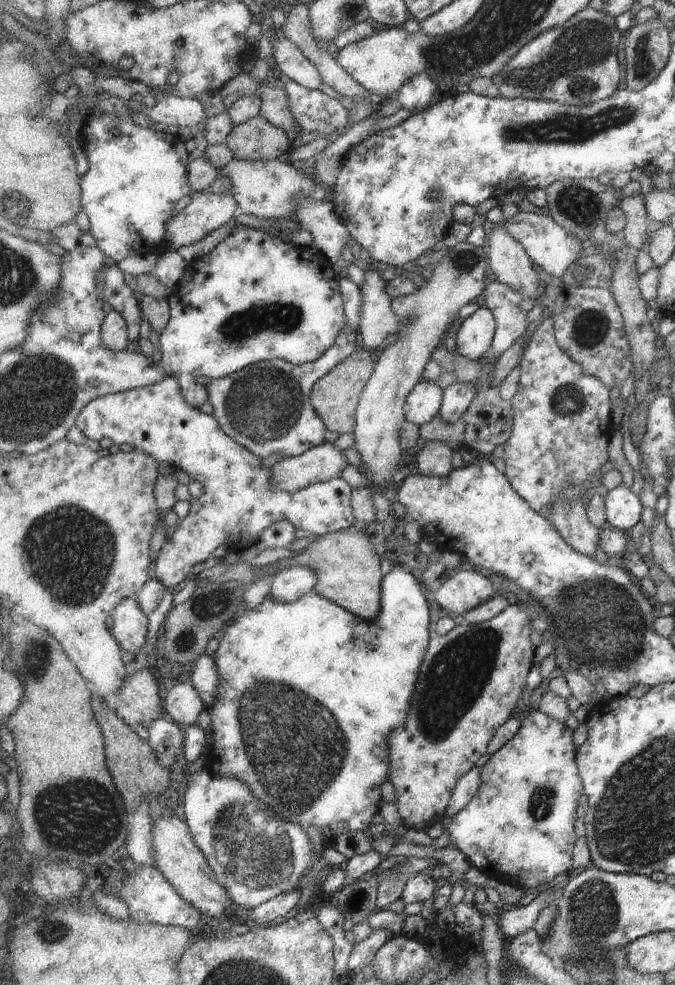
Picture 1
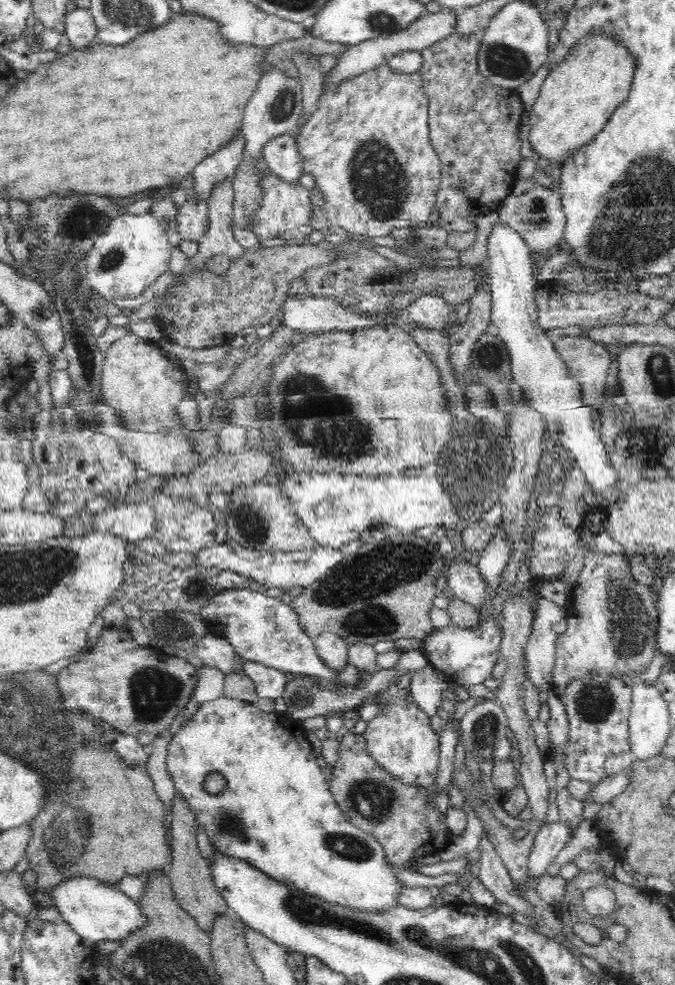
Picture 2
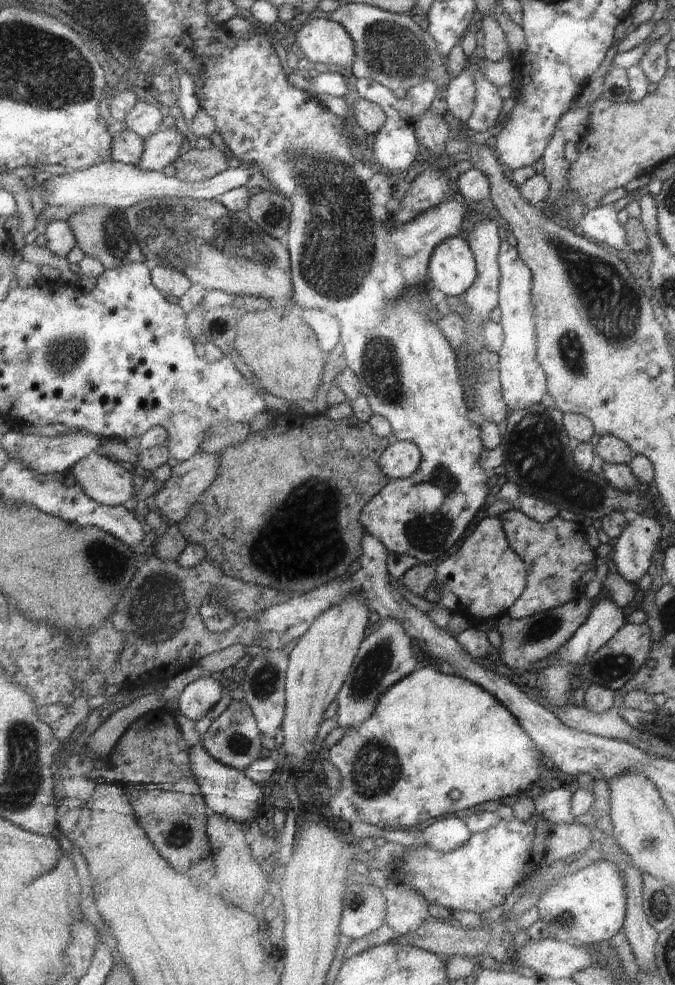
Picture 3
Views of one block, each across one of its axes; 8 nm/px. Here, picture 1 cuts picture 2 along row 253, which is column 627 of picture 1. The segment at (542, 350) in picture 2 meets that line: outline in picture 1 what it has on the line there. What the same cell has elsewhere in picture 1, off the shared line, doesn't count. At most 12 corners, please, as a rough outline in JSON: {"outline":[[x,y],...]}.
{"outline":[[625,484],[605,496],[608,522],[630,532],[643,504]]}

